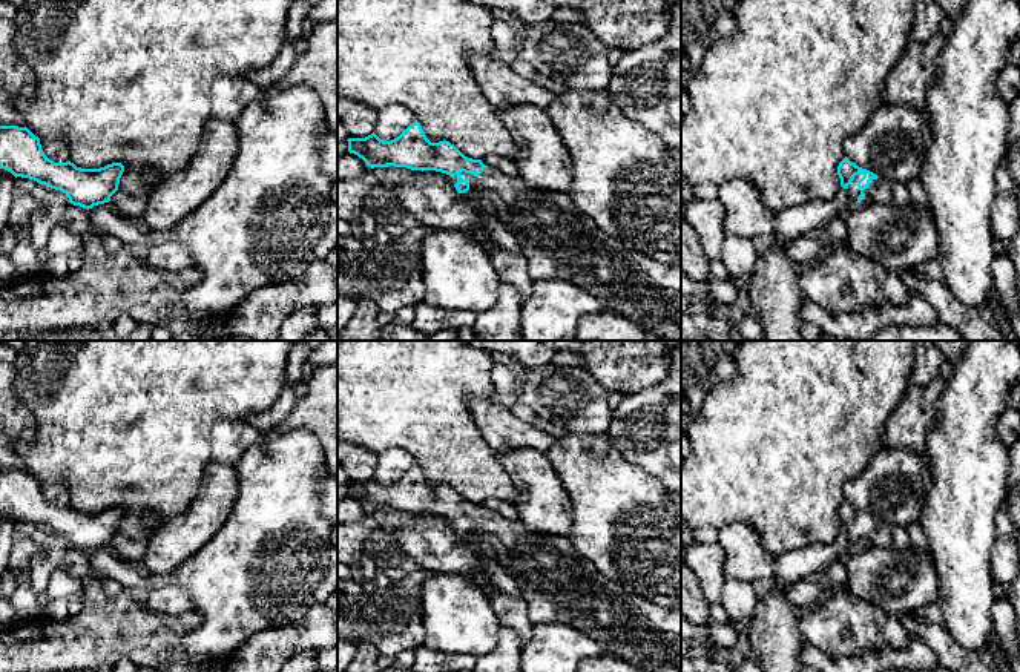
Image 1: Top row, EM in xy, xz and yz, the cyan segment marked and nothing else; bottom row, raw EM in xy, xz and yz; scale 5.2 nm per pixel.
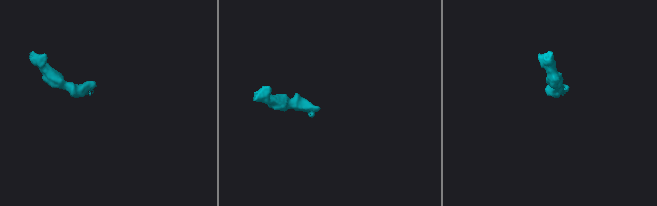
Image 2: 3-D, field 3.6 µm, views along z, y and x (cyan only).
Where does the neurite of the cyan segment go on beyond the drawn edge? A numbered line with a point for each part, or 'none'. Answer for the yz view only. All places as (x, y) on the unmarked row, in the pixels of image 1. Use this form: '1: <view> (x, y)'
1: yz (853, 533)

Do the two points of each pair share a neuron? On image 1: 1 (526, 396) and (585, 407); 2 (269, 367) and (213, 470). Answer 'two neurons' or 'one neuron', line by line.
1: one neuron
2: two neurons

